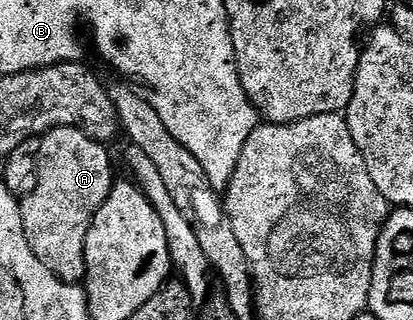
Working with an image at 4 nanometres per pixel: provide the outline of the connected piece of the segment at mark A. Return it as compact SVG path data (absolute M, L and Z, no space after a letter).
M60 127L45 134L40 140L38 156L38 178L36 191L21 198L22 218L24 219L24 235L28 239L28 247L36 251L36 259L52 271L64 283L77 285L86 280L86 240L92 227L92 219L100 207L104 207L104 199L114 189L116 176L110 166L110 153L105 144L92 139L84 131L72 127Z

